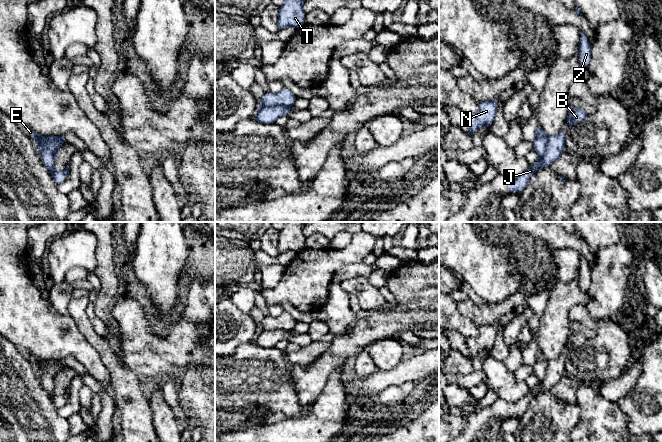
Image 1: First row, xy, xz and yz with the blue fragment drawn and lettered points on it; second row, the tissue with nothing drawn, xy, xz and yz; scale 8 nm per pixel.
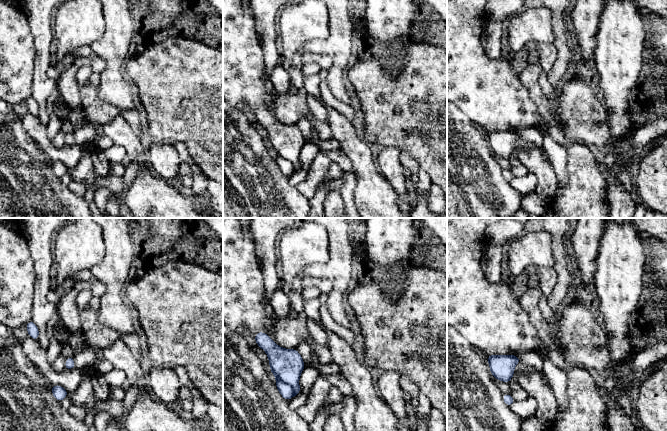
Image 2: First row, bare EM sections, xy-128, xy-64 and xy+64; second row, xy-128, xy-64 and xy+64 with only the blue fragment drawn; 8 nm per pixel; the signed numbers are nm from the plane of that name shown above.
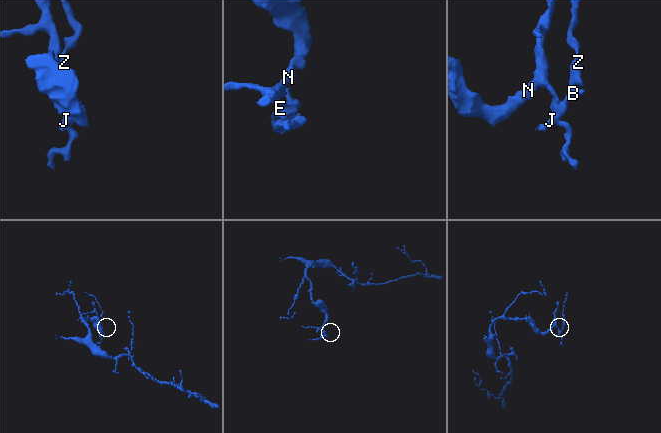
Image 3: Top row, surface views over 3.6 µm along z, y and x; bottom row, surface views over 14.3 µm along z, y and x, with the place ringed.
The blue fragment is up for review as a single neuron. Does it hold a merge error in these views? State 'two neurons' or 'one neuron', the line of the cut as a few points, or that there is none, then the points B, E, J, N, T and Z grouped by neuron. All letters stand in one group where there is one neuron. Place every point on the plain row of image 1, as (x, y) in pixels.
two neurons | xz (288, 330), (260, 331) | B J Z / E N T

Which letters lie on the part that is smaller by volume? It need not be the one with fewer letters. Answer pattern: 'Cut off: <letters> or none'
Cut off: B, J, Z

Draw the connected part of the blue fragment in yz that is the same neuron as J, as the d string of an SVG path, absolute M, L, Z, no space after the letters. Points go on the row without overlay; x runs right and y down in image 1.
M562 352L556 359L548 361L547 373L544 379L537 385L536 388L530 390L529 393L517 403L508 404L509 413L507 416L522 416L535 396L554 387L565 375L565 361L566 357Z

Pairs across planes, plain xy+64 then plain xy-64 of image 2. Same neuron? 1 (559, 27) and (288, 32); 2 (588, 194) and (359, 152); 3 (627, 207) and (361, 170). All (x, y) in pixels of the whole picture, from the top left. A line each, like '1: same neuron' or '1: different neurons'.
1: different neurons
2: same neuron
3: different neurons

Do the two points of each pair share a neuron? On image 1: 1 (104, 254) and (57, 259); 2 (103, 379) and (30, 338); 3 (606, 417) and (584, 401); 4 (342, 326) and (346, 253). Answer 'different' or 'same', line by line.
1: different
2: same
3: same
4: different

